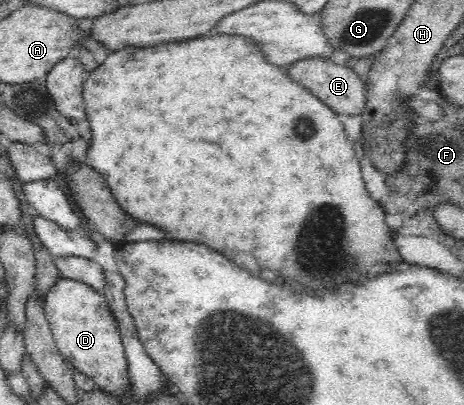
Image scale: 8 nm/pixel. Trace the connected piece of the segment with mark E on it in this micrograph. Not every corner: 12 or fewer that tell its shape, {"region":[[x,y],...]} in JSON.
{"region":[[313,56],[285,68],[337,114],[359,114],[366,80]]}

